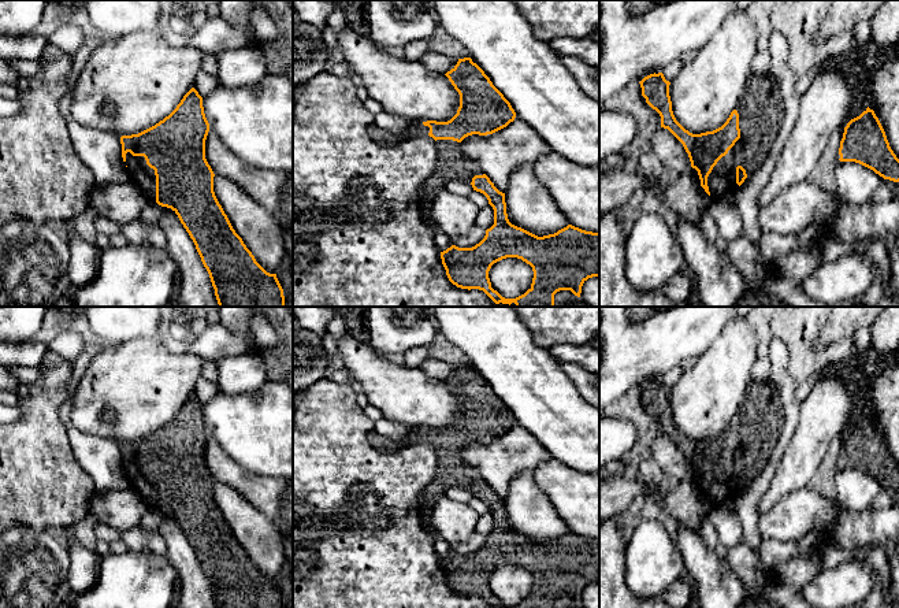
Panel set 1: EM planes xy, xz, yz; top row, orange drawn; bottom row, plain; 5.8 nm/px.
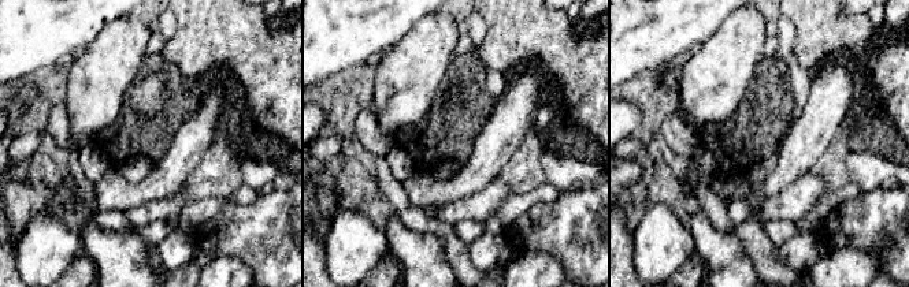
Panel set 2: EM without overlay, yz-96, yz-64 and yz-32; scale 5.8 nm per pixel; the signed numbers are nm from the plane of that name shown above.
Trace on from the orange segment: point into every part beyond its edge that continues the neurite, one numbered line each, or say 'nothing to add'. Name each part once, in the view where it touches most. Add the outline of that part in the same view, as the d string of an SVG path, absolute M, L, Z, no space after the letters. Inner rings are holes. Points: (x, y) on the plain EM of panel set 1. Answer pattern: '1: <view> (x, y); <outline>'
1: xy (138, 478); M130 459L126 460L127 479L130 487L135 489L148 507L156 508L156 482L155 477L146 471L144 463L133 463Z

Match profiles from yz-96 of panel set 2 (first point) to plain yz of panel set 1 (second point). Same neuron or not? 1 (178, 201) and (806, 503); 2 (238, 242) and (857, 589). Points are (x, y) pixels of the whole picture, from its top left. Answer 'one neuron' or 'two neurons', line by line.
1: one neuron
2: two neurons

